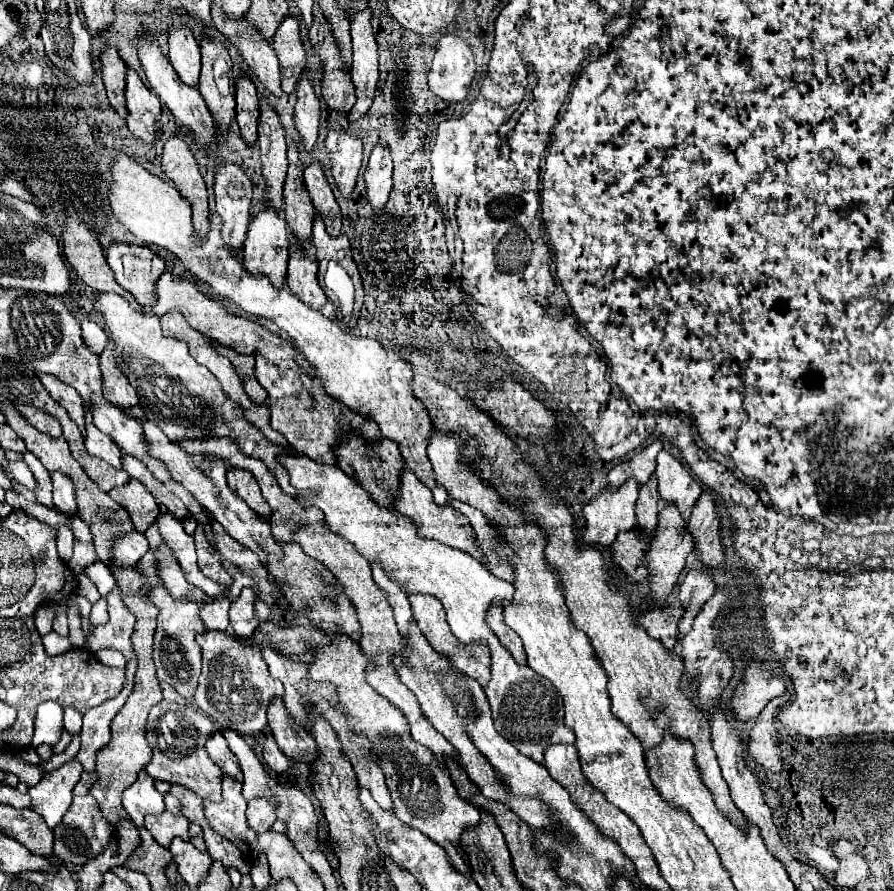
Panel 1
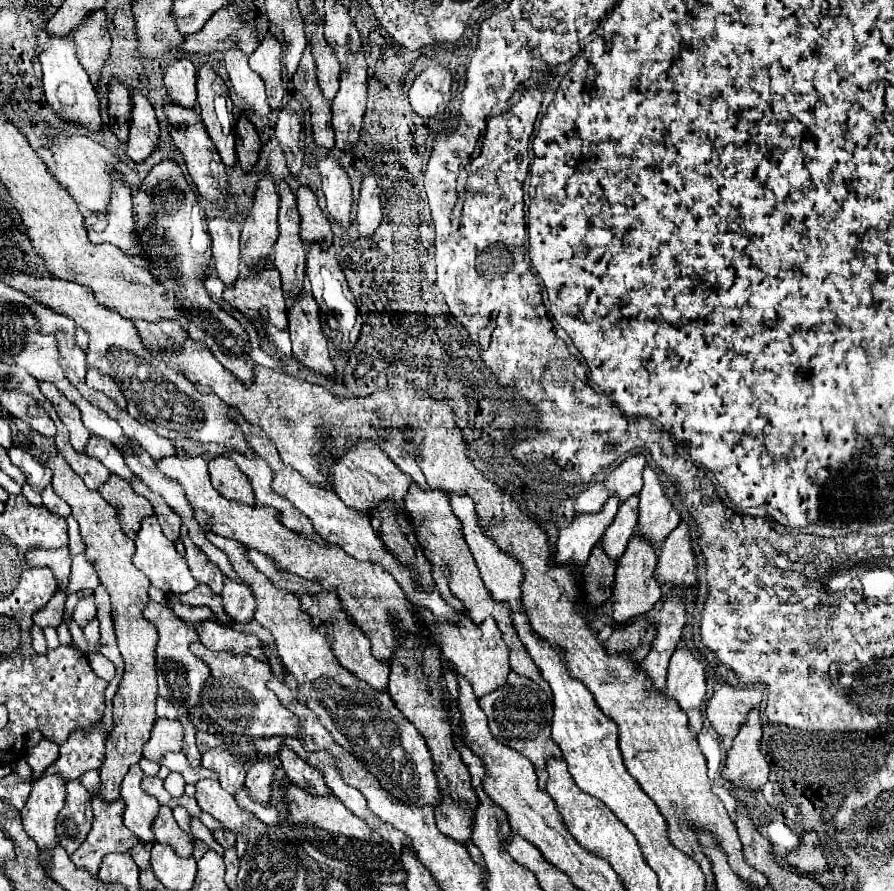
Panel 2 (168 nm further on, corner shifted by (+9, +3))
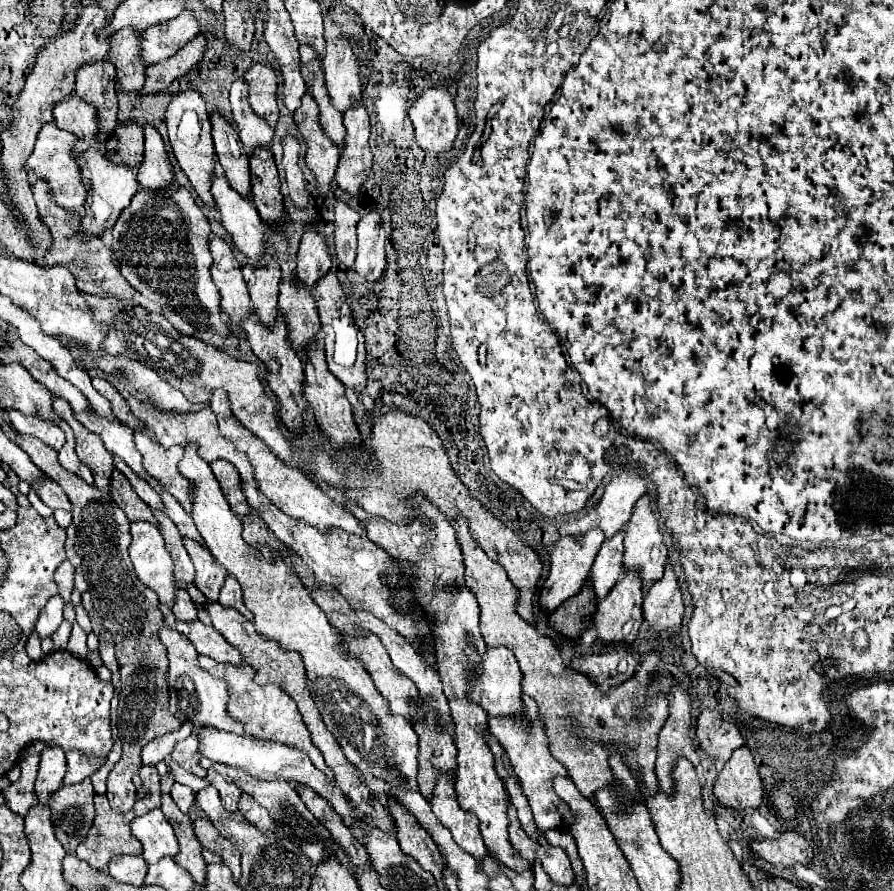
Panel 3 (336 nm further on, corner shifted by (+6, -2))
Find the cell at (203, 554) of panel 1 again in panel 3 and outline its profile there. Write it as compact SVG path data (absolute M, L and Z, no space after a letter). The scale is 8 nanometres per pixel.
M183 539L183 545L191 557L191 561L195 563L195 585L197 589L209 599L209 601L217 601L219 597L219 589L227 577L227 569L223 569L209 553L207 547L197 545L195 541Z

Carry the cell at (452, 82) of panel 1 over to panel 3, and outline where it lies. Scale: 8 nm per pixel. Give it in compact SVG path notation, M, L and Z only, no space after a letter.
M423 89L421 97L413 101L409 117L415 127L415 139L423 149L443 153L453 147L459 123L453 97L445 89Z

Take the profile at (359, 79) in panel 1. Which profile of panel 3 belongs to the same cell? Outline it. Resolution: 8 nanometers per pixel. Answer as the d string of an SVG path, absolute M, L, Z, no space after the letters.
M357 103L343 113L343 125L347 129L345 143L341 149L335 181L349 195L359 195L365 179L371 171L371 149L369 149L369 113L367 107Z

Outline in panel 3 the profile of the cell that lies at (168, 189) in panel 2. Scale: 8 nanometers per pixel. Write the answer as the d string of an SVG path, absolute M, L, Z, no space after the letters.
M187 189L137 191L111 233L113 259L123 277L141 295L157 303L181 335L197 337L217 349L239 343L237 333L221 319L221 295L211 279L213 257L209 251L209 221Z

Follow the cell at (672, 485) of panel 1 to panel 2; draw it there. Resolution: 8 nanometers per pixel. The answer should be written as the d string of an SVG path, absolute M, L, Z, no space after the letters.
M646 466L644 468L644 488L640 492L640 510L638 510L638 536L646 538L652 546L660 546L666 536L680 524L678 510L666 498L664 486L658 480L658 474Z

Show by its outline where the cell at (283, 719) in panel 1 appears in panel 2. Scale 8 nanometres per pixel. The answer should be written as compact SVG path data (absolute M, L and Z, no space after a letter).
M282 746L280 760L282 760L282 768L286 770L292 784L302 786L304 790L308 790L314 796L328 796L330 794L324 780L322 780L322 774L316 768L308 766L304 760L300 760L290 748Z

